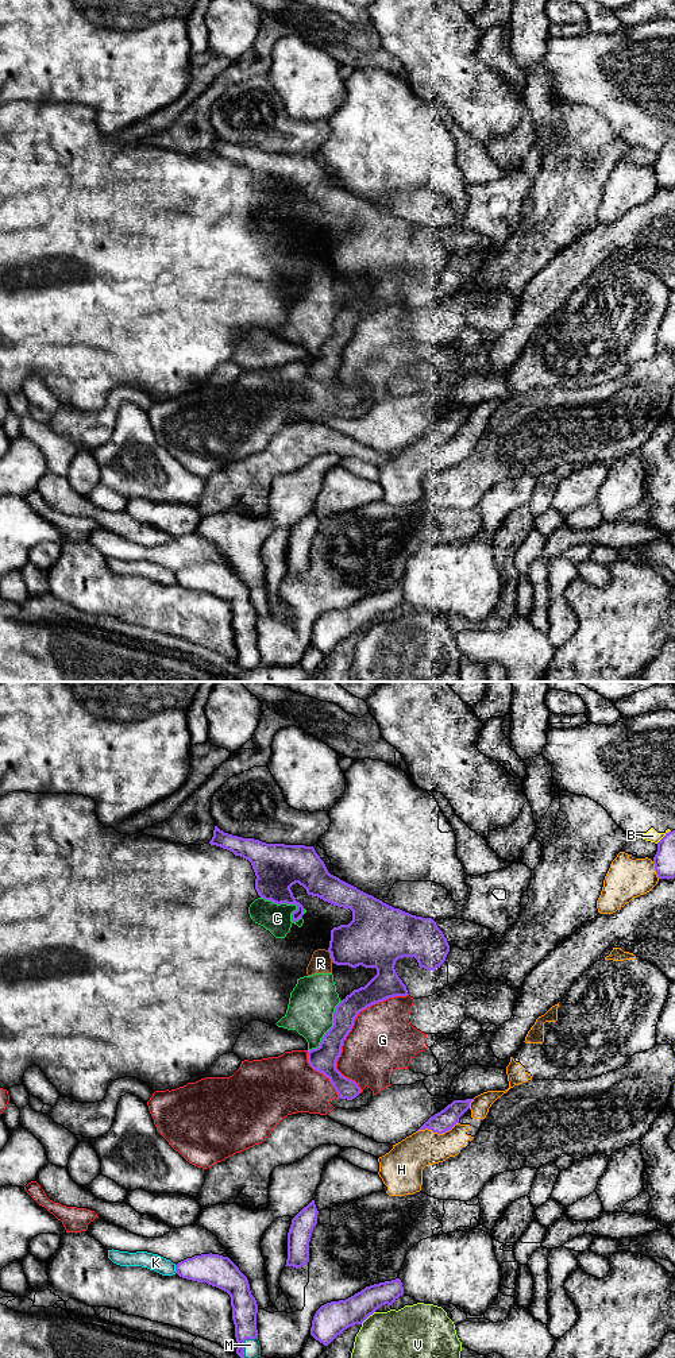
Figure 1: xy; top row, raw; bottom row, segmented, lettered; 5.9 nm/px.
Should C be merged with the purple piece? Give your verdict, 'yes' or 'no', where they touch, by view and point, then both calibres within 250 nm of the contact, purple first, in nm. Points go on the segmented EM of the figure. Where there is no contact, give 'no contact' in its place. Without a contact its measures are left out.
no; meets purple in xy at (290, 903); 280 nm thick on the purple side, 180 nm on the other

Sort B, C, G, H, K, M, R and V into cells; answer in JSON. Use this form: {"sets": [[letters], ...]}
{"sets": [["B"], ["C", "R"], ["G"], ["H"], ["K"], ["M"], ["V"]]}

